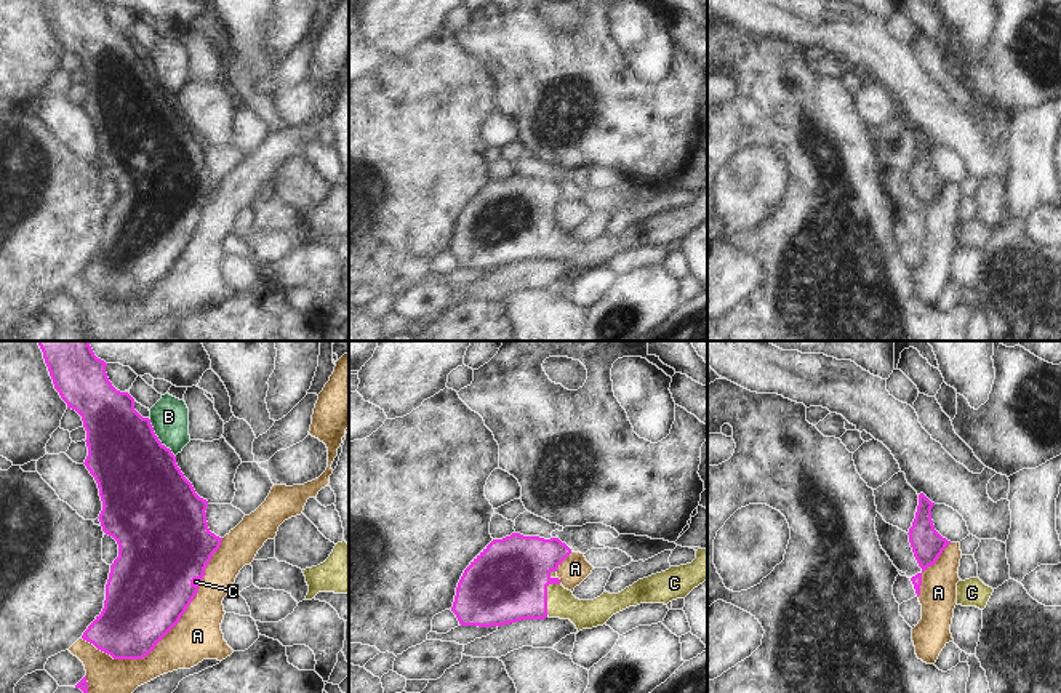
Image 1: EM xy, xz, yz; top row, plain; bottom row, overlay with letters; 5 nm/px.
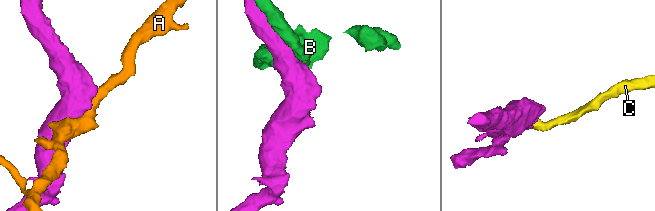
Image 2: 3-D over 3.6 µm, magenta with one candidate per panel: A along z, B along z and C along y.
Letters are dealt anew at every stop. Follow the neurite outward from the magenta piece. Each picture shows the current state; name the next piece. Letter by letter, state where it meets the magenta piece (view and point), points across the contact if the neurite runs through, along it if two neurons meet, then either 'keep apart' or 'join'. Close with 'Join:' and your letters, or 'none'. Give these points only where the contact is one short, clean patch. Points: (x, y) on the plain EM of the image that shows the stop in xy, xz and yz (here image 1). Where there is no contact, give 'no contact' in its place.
A: contact xy (149, 293); keep apart
B: contact xy (157, 79); keep apart
C: contact xz (546, 237); way xz (508, 223), (522, 224), (546, 237), (562, 245); join
Join: C

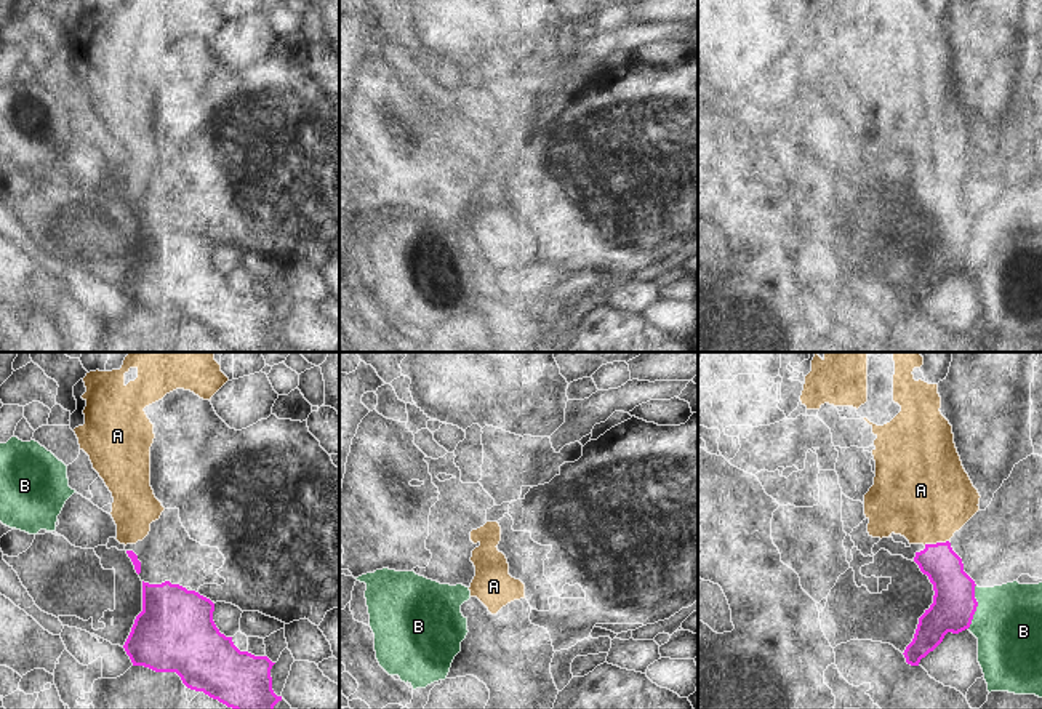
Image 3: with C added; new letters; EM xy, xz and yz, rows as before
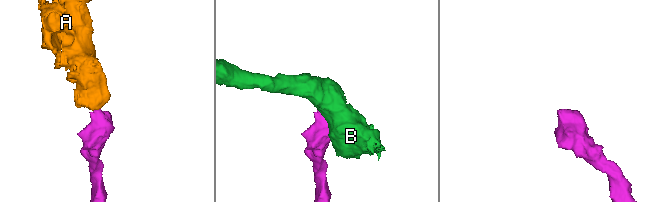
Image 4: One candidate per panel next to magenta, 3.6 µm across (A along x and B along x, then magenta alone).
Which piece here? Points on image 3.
A: contact yz (937, 184); way yz (954, 231), (938, 202), (937, 184), (925, 151), (925, 136); join
B: contact yz (977, 247); border yz (975, 226), (977, 252), (967, 269); keep apart
Join: A

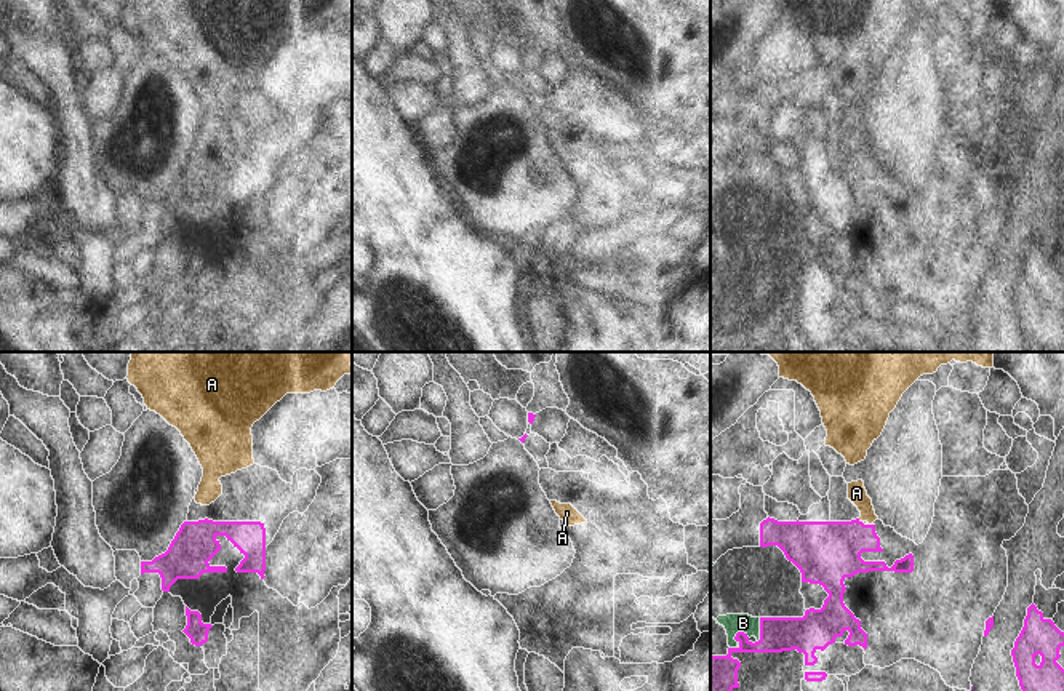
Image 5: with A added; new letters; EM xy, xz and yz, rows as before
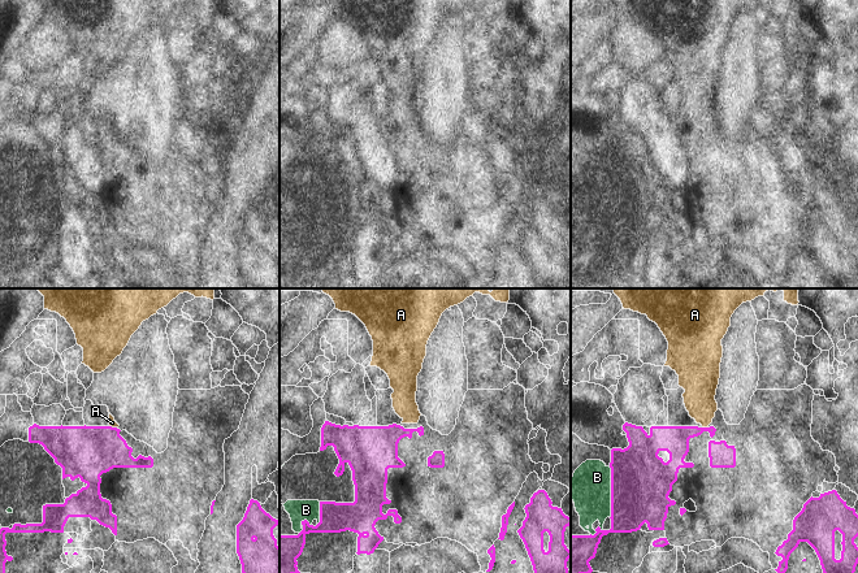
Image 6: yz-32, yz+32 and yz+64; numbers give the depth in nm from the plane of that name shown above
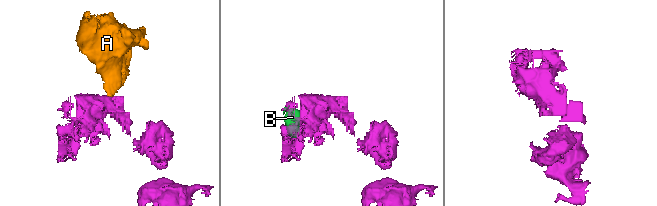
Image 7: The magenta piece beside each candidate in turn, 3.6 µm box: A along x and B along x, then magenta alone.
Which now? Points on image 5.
A: contact yz (858, 162); join
B: contact yz (760, 272); border yz (760, 259), (760, 280), (757, 283); keep apart
Join: A

